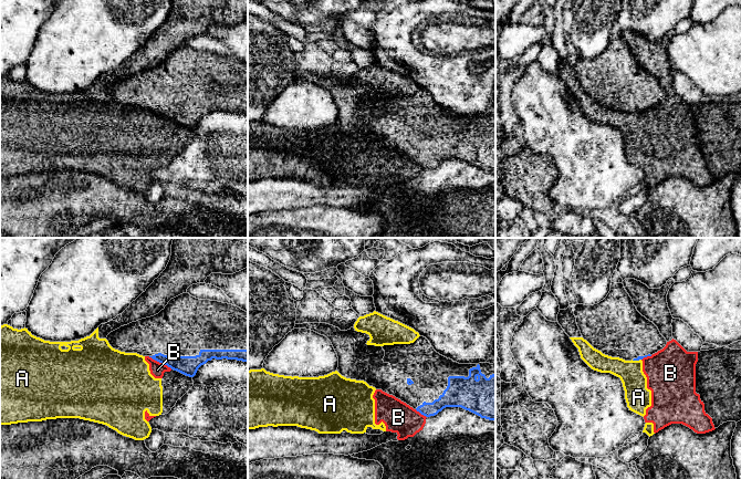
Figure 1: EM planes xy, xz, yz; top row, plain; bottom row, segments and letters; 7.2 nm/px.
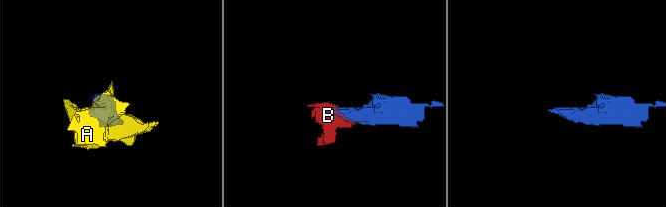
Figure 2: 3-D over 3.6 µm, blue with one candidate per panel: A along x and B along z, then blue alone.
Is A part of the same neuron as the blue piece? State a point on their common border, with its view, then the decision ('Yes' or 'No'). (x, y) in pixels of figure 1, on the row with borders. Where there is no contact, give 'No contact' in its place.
Touches blue at yz (636, 360). No

